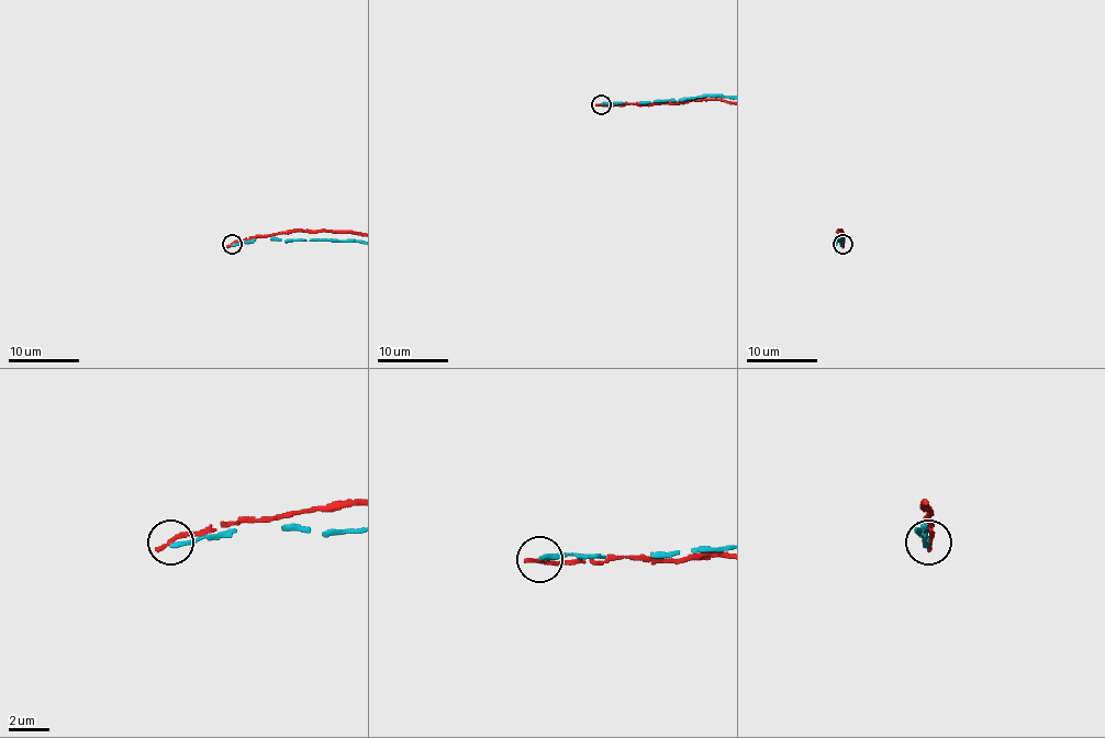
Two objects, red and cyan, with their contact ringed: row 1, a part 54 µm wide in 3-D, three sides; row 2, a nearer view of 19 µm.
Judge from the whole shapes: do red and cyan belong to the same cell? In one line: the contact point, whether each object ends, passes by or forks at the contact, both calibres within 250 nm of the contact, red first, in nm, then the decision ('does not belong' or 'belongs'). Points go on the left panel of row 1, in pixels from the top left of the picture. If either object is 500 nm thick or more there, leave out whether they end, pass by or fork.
(232, 244) | red ends | cyan ends | 240/240 nm | does not belong

